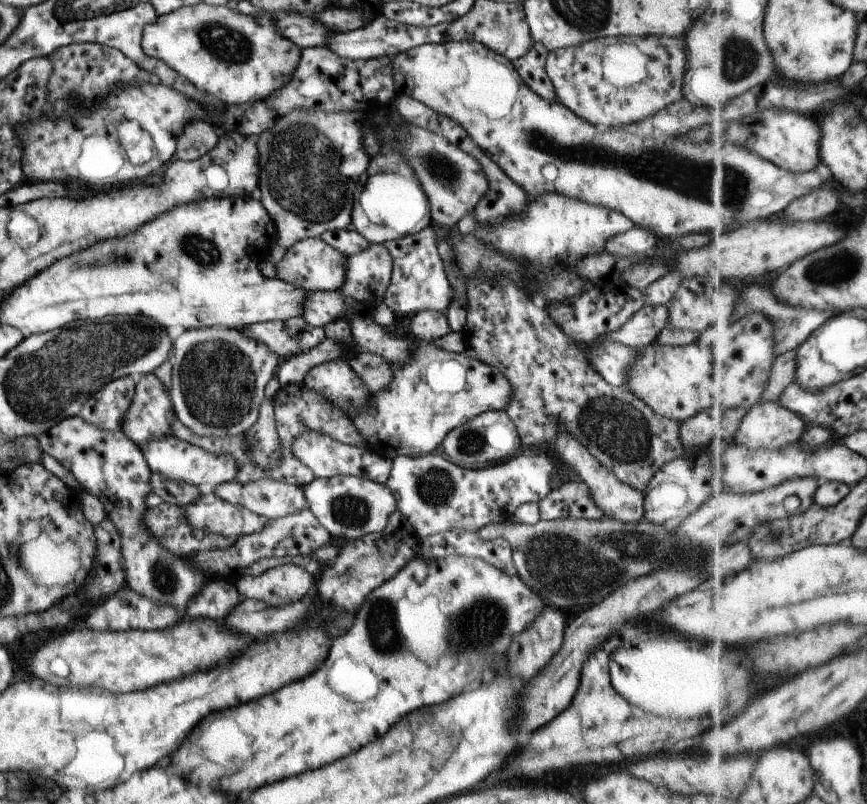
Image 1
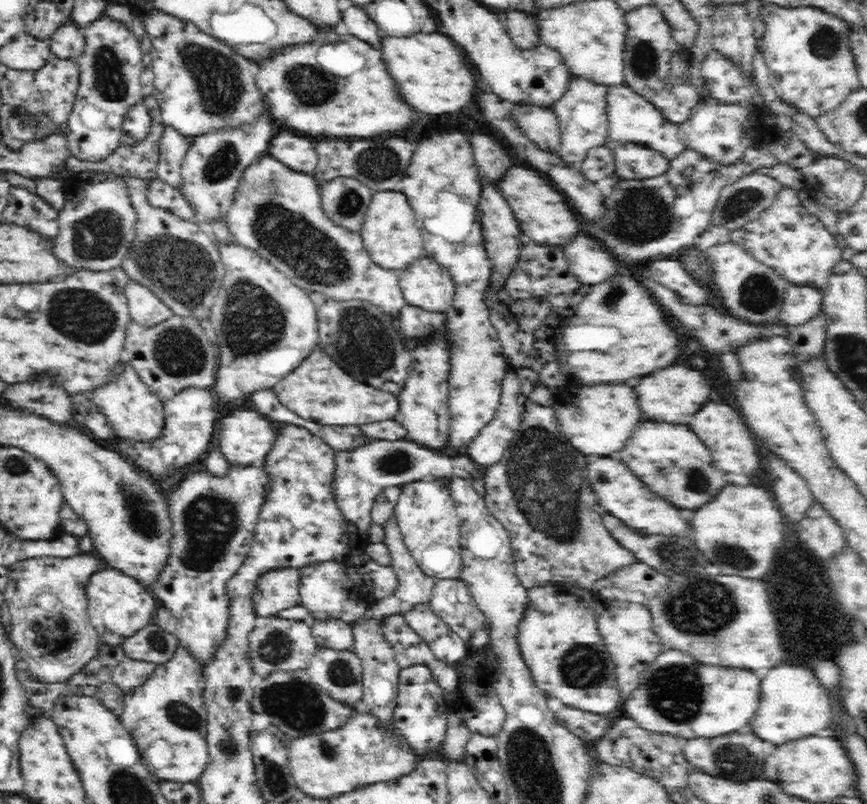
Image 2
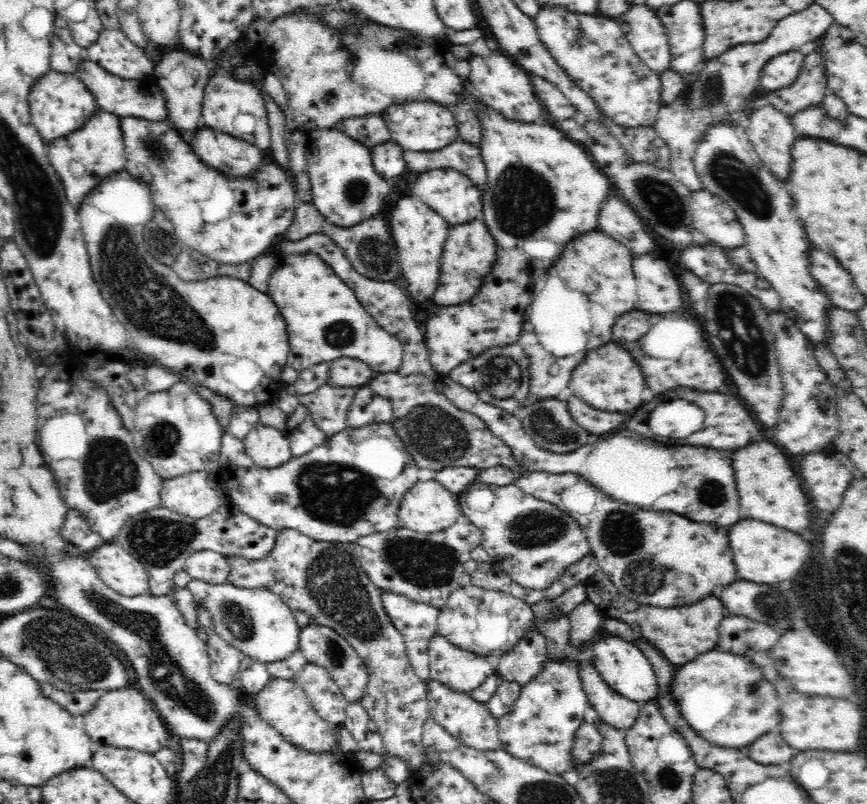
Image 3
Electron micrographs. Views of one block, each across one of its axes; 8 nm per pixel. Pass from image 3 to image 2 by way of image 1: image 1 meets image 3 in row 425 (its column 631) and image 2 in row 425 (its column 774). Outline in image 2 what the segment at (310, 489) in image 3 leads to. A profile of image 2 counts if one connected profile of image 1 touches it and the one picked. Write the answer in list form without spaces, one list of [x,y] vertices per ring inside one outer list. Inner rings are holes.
[[[317,346],[308,359],[282,382],[274,385],[274,392],[283,405],[304,420],[314,420],[324,427],[364,426],[374,422],[398,420],[399,397],[390,391],[376,389],[349,376]]]

